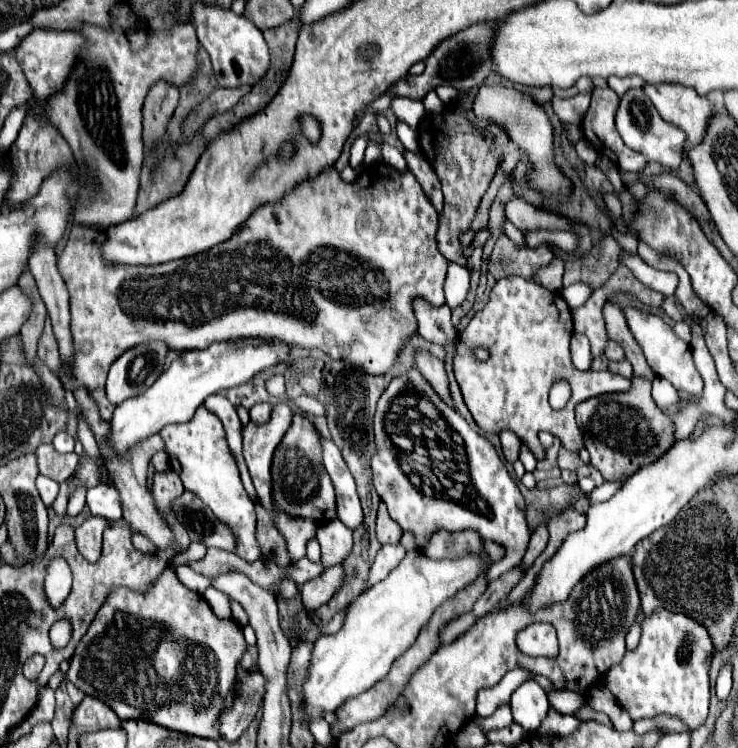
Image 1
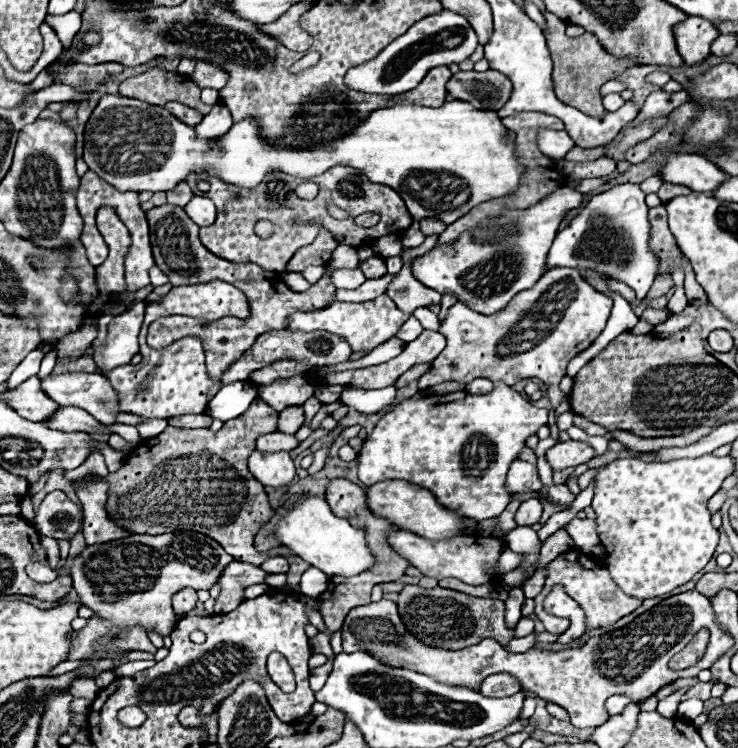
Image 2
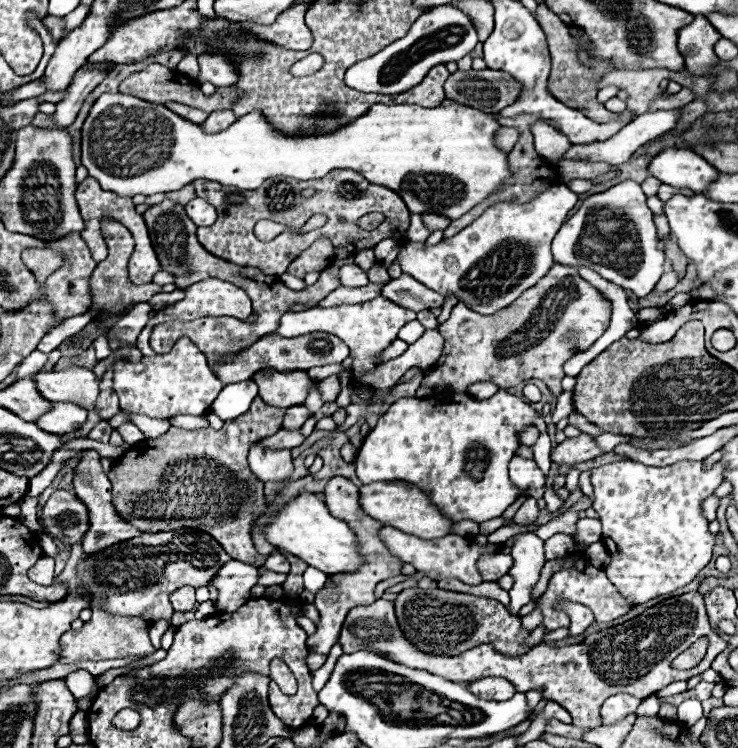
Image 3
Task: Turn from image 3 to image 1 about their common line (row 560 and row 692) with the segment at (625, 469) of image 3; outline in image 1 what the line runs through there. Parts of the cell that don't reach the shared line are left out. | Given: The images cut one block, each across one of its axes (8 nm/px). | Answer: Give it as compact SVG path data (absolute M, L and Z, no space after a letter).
M658 610L642 622L642 638L638 648L628 650L624 660L606 674L606 688L616 696L634 722L666 714L682 720L692 732L708 718L708 668L712 656L714 646L704 626L692 622L692 618L684 614Z

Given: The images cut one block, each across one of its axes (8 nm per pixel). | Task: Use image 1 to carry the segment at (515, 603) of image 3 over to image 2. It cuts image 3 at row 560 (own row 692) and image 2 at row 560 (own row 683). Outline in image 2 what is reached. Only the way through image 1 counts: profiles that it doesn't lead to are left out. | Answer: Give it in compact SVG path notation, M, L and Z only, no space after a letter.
M518 526L506 534L506 544L510 550L524 554L524 562L520 564L522 570L530 568L538 560L540 540L538 534L530 526Z

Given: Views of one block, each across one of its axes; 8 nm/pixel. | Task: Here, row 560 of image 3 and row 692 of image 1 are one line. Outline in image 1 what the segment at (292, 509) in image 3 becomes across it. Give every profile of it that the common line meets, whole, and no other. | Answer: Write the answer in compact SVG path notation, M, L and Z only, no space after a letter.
M482 540L480 552L454 560L432 560L416 550L408 552L384 580L352 600L340 632L324 634L314 642L308 680L304 682L308 718L322 718L324 710L334 712L348 698L362 694L384 678L392 662L416 642L434 610L470 586L486 566L502 560L504 554L506 548L492 540Z

